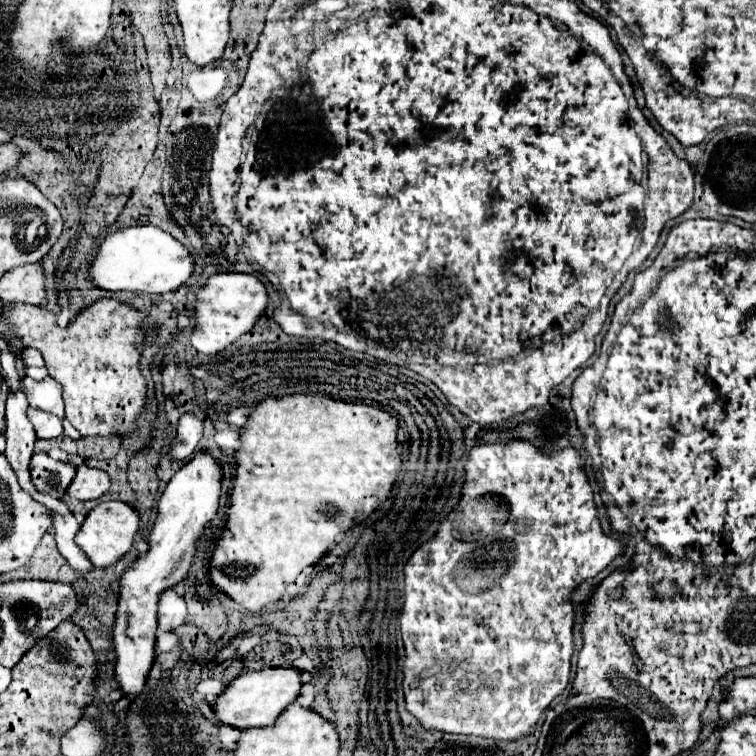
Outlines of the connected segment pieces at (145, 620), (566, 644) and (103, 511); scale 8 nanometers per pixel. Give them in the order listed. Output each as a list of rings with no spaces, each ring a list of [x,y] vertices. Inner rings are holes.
[[[196,454],[186,466],[182,466],[174,478],[164,488],[158,500],[158,516],[148,534],[148,550],[140,554],[130,568],[120,576],[118,612],[112,630],[114,650],[116,650],[116,670],[114,678],[122,690],[122,696],[134,700],[144,684],[146,676],[154,664],[154,644],[156,644],[156,600],[160,594],[174,584],[182,582],[194,560],[194,542],[202,534],[204,524],[216,516],[218,498],[222,484],[222,468],[208,454]]]
[[[514,440],[508,444],[478,444],[470,450],[468,462],[464,464],[464,484],[462,484],[460,502],[440,522],[438,532],[428,542],[424,542],[408,558],[406,566],[404,566],[406,600],[404,600],[404,608],[400,614],[400,630],[402,630],[406,660],[404,660],[404,670],[402,670],[402,674],[404,674],[402,690],[404,690],[406,710],[416,716],[422,730],[492,738],[492,740],[500,740],[500,742],[518,740],[518,738],[530,736],[534,732],[534,726],[536,726],[540,714],[568,686],[570,660],[574,654],[572,592],[580,584],[576,580],[576,576],[582,576],[582,582],[594,578],[600,570],[610,566],[610,562],[614,558],[622,556],[626,550],[626,542],[612,540],[602,532],[602,526],[598,520],[598,508],[594,502],[594,492],[588,484],[588,476],[586,476],[584,466],[586,466],[586,458],[582,454],[578,454],[572,446],[568,446],[560,452],[554,452],[554,454],[544,454],[542,450],[532,446],[530,442]]]
[[[100,502],[86,514],[74,542],[82,548],[94,566],[110,566],[116,562],[116,558],[124,556],[130,550],[132,540],[138,532],[138,518],[138,512],[126,502]]]

